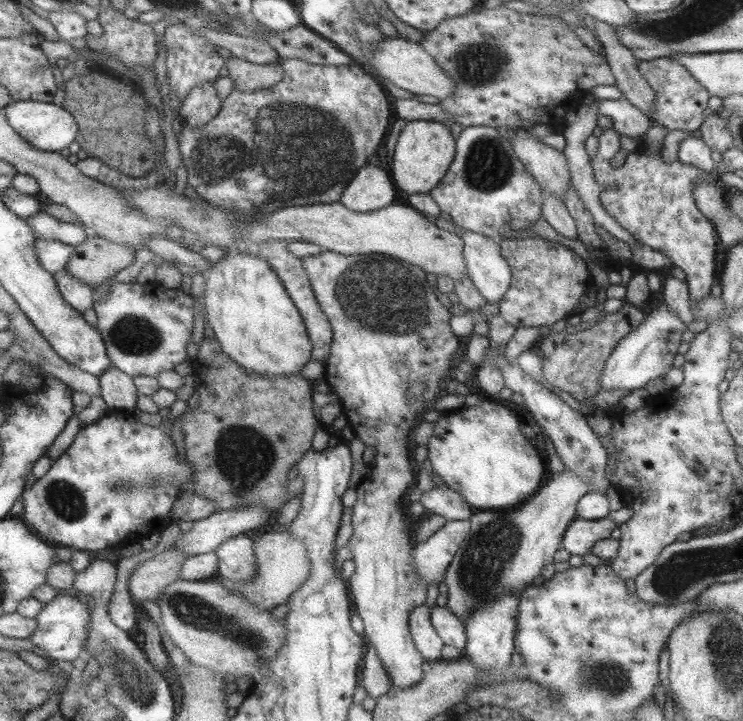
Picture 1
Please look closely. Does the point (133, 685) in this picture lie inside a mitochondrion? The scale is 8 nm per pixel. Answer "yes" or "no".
yes

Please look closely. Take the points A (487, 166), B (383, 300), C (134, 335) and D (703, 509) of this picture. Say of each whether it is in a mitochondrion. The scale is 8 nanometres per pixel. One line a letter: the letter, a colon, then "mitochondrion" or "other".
A: mitochondrion
B: mitochondrion
C: mitochondrion
D: other

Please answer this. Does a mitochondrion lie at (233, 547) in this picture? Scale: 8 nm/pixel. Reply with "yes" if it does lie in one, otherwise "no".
no

